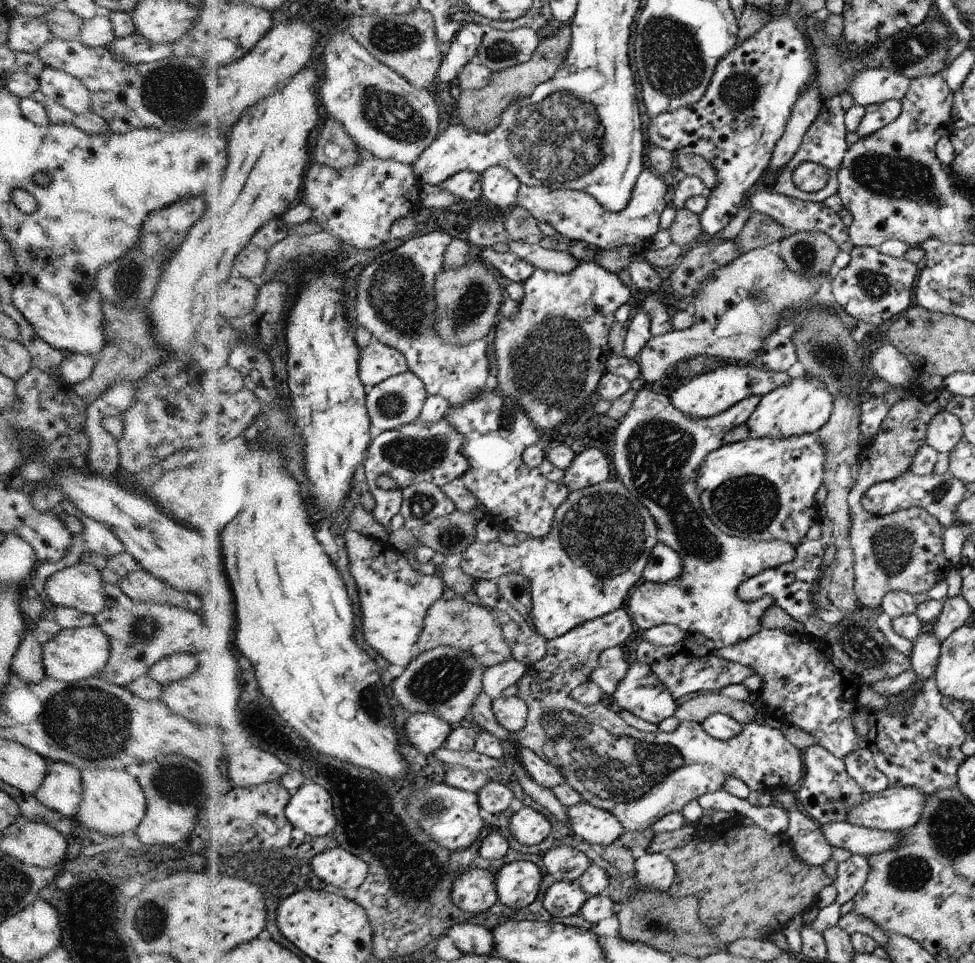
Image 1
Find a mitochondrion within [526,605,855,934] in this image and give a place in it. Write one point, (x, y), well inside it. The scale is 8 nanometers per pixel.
(614, 767)

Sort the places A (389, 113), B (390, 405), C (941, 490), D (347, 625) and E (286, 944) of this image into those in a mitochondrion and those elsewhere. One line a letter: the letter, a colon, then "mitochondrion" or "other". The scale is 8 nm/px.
A: mitochondrion
B: mitochondrion
C: mitochondrion
D: other
E: other

